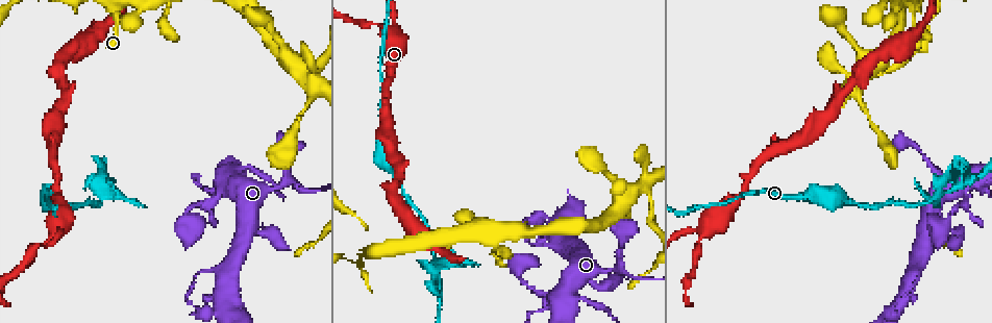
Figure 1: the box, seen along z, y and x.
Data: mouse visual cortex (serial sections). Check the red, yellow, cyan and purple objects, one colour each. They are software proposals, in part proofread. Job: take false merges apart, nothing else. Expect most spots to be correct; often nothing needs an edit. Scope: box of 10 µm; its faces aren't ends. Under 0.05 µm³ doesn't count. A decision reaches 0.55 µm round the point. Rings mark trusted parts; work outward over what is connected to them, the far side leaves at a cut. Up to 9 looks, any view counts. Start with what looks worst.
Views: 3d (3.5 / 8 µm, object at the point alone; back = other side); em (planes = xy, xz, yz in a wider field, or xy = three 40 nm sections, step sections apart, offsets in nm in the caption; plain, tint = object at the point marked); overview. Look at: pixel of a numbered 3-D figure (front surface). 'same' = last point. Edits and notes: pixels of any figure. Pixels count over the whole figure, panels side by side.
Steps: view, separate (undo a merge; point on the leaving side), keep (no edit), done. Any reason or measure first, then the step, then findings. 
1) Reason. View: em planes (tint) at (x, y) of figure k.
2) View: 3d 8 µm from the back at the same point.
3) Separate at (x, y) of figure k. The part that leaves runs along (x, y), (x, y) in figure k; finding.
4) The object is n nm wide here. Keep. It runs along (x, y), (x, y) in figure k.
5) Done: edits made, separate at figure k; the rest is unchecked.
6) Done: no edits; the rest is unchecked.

Branch point. View: 3d 8 µm from the back at (104, 197) of figure 1.

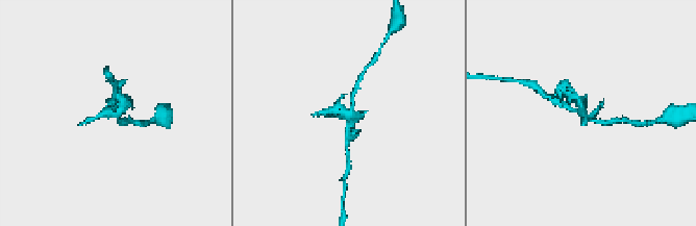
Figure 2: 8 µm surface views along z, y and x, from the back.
Shape alone is not enough. View: em xy step 5 (tint) at the same point.

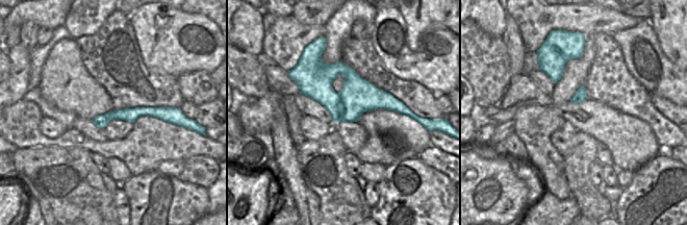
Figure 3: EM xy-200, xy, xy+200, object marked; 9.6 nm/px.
Separate at (329, 114) of figure 2. A border runs along (340, 102), (345, 107), (342, 117) in figure 3; two cells meet here.

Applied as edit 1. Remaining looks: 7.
View: overview.

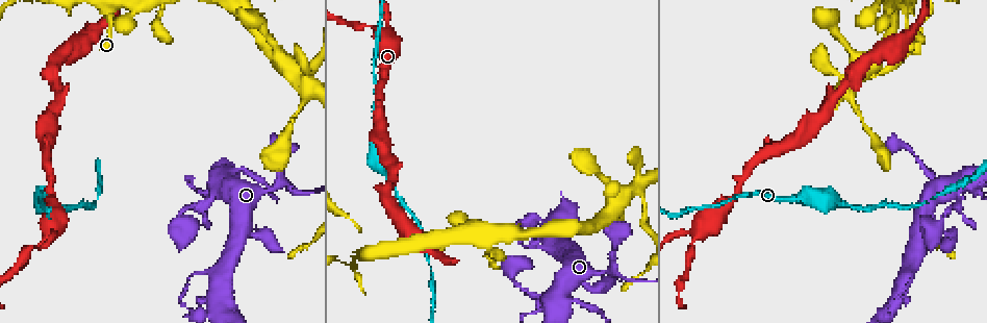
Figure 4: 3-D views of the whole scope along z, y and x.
Three arms meet. View: 3d 3.5 µm at (278, 186) of figure 4.

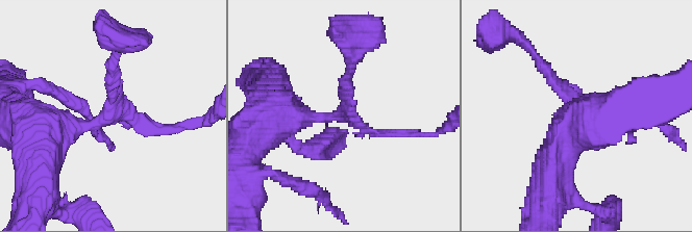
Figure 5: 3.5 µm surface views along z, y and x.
3 arms meet here; the arms are 150, 150, 400 nm wide. View: em xy step 3 (tint) at (109, 113) of figure 5.

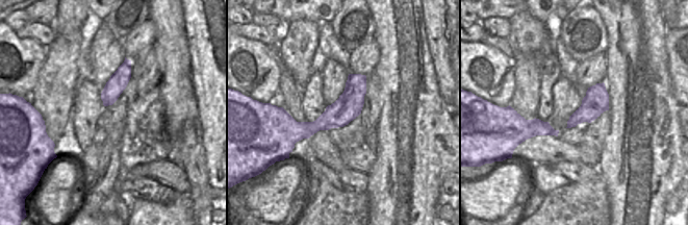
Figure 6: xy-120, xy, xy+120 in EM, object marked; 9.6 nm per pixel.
Cut it another way. View: em planes (tint) at the same point.

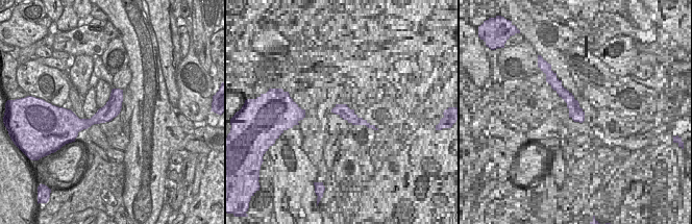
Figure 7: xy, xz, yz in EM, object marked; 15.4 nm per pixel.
The object is 260 nm wide here. Keep. It runs along (45, 134), (109, 112), (116, 54) in figure 5; one cell here.

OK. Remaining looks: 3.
Calibre changes. View: 3d 3.5 µm at (532, 297) of figure 4.

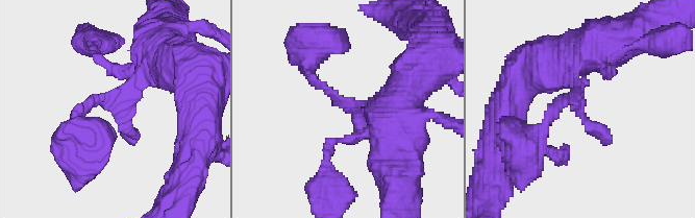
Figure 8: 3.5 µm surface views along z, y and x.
View: em xy step 2 (tint) at (348, 105) of figure 8.

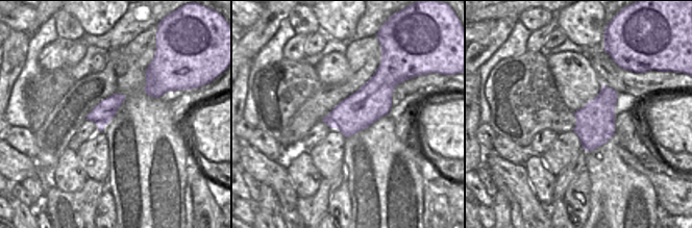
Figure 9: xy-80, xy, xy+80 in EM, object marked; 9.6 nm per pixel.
The object is 340 nm wide here. Keep. It runs along (170, 61), (93, 99), (73, 131) in figure 8; all the same cell.

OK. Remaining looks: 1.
Done: edits made, separate at figure 2; the rest is unchecked.

